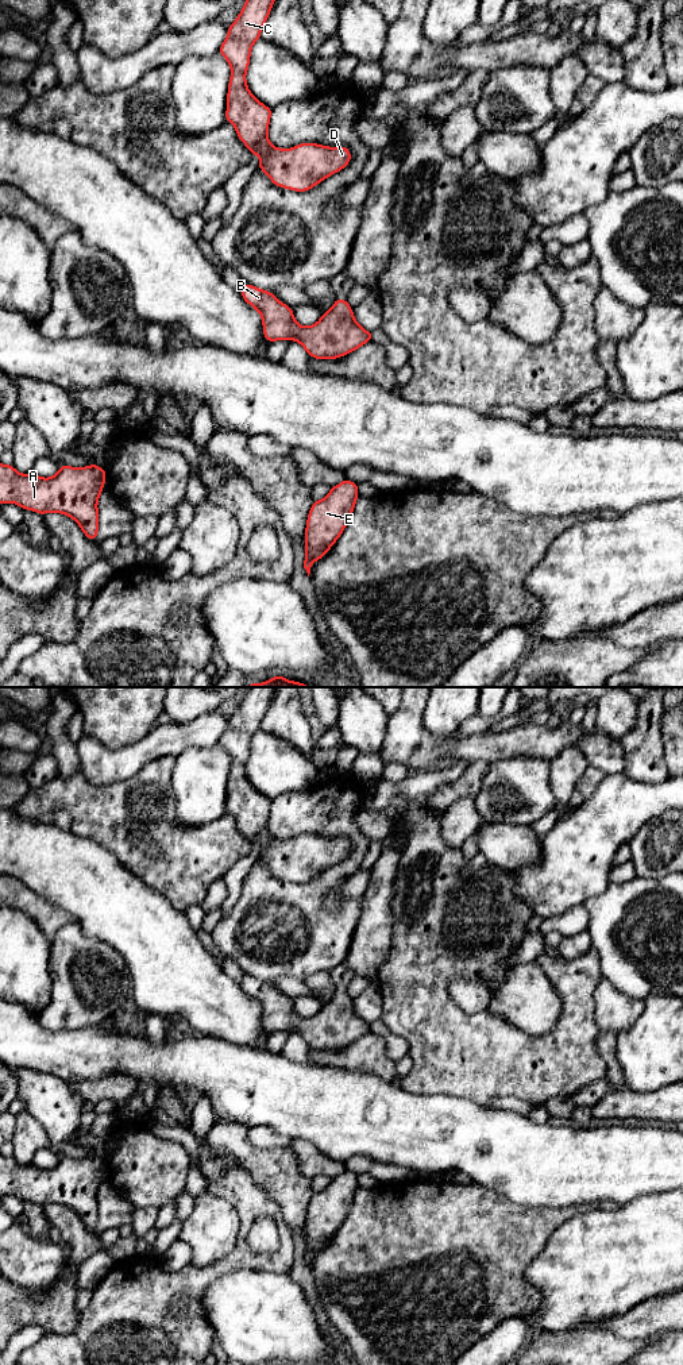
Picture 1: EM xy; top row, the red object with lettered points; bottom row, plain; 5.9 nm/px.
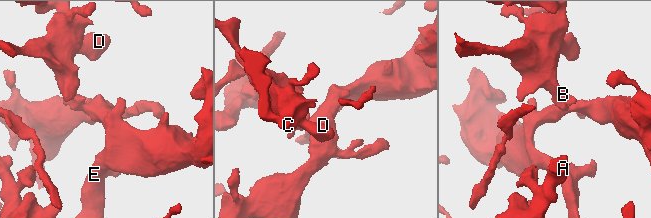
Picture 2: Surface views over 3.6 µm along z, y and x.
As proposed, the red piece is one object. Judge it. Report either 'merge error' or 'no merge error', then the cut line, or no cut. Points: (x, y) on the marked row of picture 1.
no merge error; no cut

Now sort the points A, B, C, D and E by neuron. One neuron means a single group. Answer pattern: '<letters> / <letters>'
A B C D E

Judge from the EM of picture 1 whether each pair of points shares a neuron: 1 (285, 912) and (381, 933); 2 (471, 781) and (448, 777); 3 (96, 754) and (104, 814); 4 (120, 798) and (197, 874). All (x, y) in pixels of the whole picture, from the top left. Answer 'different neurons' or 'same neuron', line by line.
1: different neurons
2: different neurons
3: different neurons
4: same neuron

